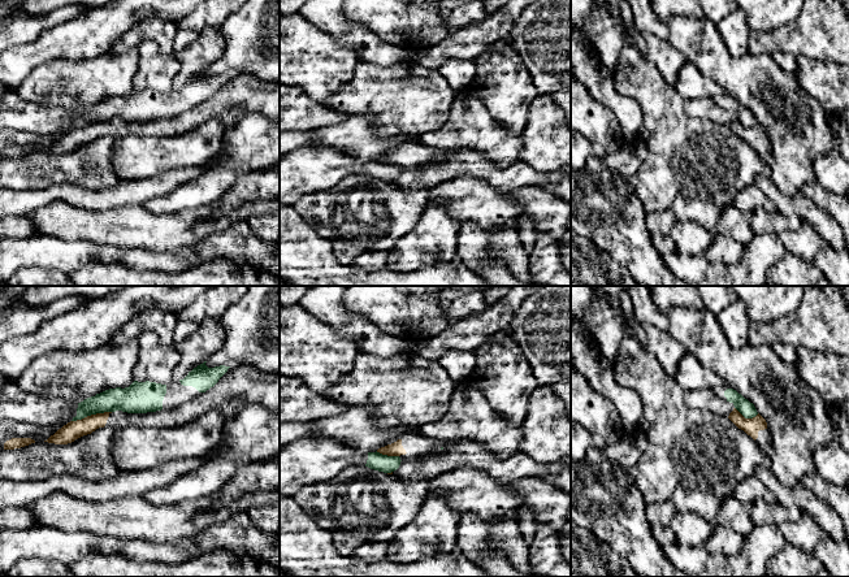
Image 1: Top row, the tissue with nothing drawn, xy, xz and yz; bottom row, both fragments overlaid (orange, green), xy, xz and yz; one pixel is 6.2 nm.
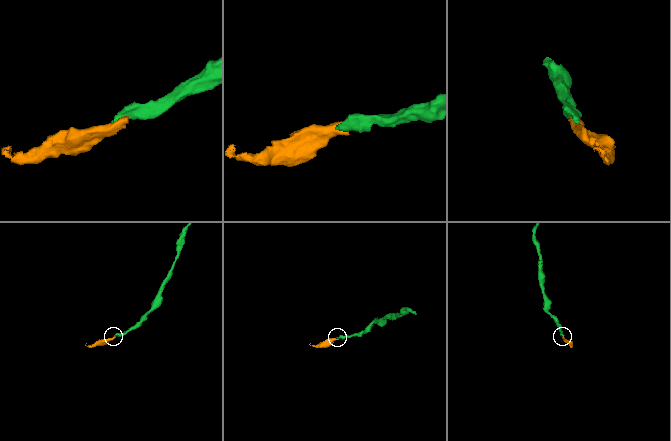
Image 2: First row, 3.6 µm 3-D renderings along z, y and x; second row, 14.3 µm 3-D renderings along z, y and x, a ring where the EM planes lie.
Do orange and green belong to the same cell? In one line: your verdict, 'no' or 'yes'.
no

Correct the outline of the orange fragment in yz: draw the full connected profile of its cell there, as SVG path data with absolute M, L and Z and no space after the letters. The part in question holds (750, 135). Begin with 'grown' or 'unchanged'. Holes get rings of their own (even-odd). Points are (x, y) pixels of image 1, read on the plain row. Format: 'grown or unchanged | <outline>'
grown | M736 117L729 122L728 127L748 144L750 144L762 160L771 153L771 142L766 129L758 122L753 127L745 127Z

